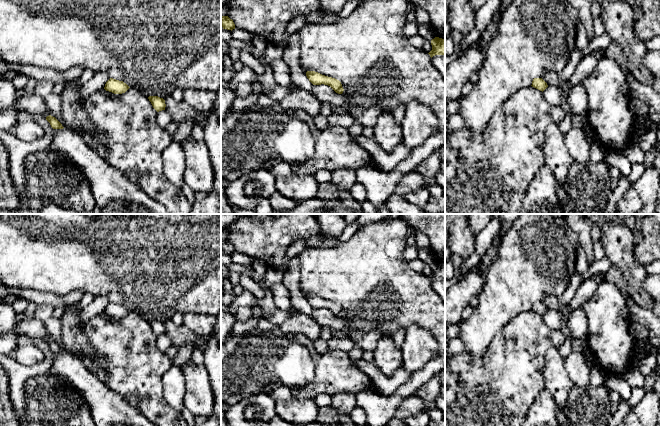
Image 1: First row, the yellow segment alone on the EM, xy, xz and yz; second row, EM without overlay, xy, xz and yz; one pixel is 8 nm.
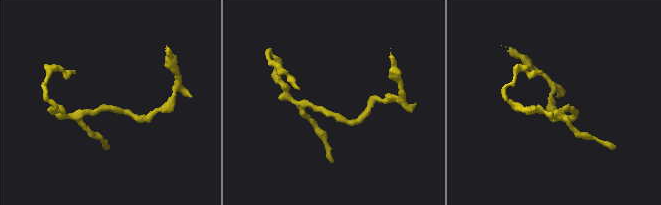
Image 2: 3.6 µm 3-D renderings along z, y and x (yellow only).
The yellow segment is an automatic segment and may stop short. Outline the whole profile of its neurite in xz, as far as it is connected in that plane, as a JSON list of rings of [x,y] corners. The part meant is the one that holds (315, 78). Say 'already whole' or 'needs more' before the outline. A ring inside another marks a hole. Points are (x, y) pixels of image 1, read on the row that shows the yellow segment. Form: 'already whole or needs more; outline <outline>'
already whole; outline [[[307,71],[306,76],[313,85],[328,85],[338,94],[342,94],[344,91],[341,82],[335,78],[322,75],[315,71]]]

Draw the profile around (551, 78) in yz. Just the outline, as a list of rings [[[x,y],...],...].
[[[548,72],[542,76],[542,79],[547,83],[548,86],[557,86],[560,83],[558,73]]]

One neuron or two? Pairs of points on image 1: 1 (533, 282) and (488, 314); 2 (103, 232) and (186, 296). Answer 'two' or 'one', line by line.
1: one
2: one

